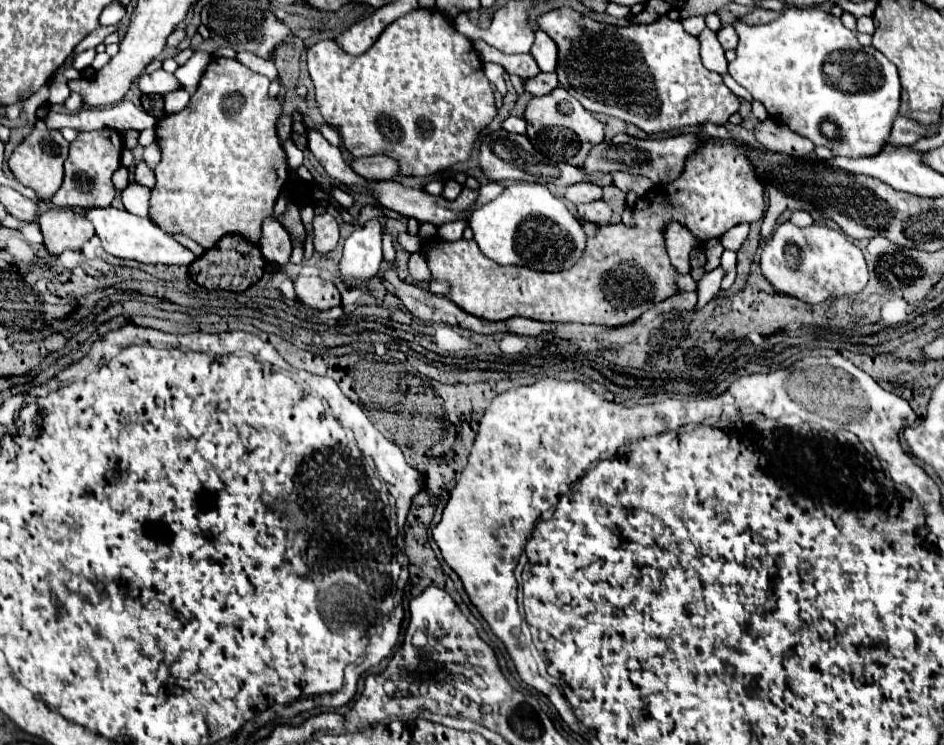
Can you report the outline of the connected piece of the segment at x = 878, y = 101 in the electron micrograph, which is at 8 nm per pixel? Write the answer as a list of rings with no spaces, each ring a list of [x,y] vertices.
[[[784,7],[778,19],[748,27],[734,21],[734,29],[740,37],[736,47],[736,59],[728,63],[730,75],[740,83],[756,101],[760,101],[768,115],[776,121],[784,121],[792,131],[808,137],[814,145],[828,147],[834,157],[874,157],[886,145],[892,123],[900,109],[900,81],[892,61],[878,49],[862,47],[856,33],[848,31],[838,17],[818,7]]]

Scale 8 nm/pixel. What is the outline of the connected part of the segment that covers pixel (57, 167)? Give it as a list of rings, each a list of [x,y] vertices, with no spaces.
[[[36,127],[14,149],[14,153],[8,159],[8,165],[10,165],[12,173],[14,173],[14,177],[22,185],[34,189],[38,193],[38,197],[46,201],[46,199],[50,199],[60,189],[60,185],[64,181],[64,167],[62,167],[62,163],[68,157],[68,145],[70,143],[62,137],[60,131],[56,131],[56,129],[48,131],[48,129],[38,129]]]

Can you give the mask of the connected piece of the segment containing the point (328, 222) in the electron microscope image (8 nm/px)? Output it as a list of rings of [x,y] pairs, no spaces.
[[[330,213],[316,215],[312,225],[314,225],[314,249],[318,253],[330,253],[336,247],[340,237],[336,217]]]

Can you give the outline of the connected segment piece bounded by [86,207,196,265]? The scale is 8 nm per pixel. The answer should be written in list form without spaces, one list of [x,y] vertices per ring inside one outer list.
[[[104,207],[104,209],[92,209],[86,213],[90,223],[96,229],[96,235],[102,241],[102,247],[122,259],[136,259],[140,263],[168,263],[168,265],[190,265],[196,255],[174,241],[170,235],[166,235],[156,223],[152,223],[148,217],[138,217],[128,213],[126,209],[116,209],[116,207]]]

